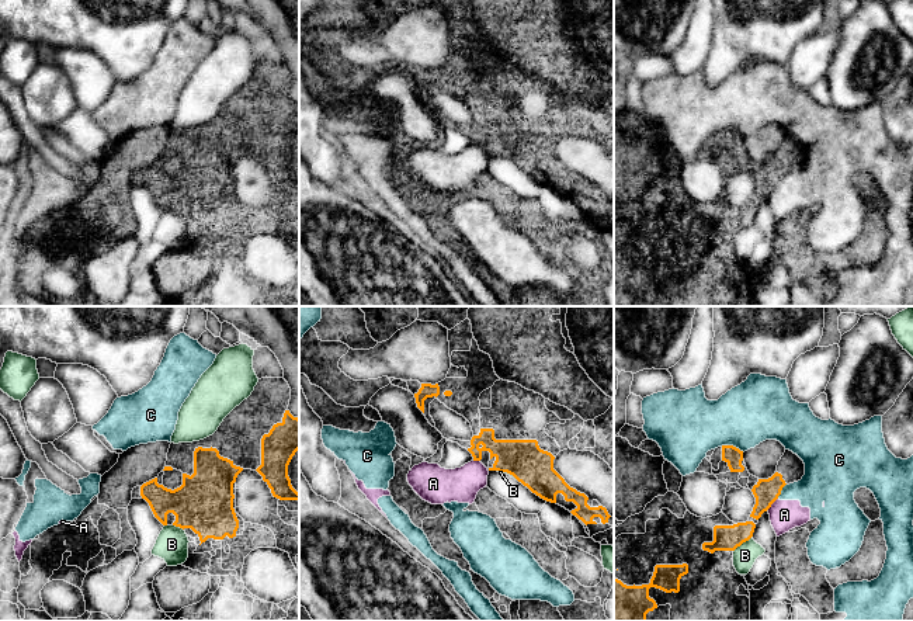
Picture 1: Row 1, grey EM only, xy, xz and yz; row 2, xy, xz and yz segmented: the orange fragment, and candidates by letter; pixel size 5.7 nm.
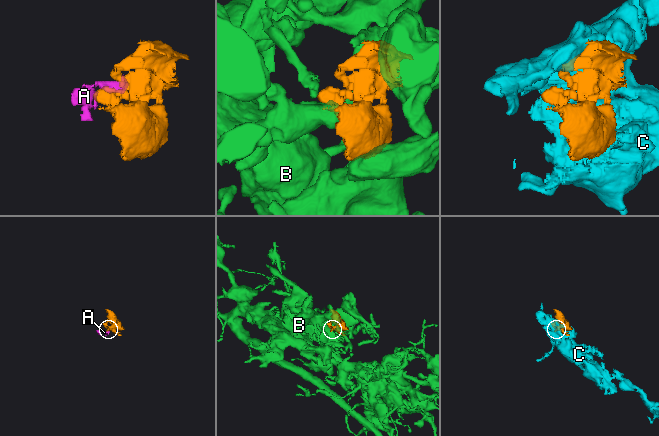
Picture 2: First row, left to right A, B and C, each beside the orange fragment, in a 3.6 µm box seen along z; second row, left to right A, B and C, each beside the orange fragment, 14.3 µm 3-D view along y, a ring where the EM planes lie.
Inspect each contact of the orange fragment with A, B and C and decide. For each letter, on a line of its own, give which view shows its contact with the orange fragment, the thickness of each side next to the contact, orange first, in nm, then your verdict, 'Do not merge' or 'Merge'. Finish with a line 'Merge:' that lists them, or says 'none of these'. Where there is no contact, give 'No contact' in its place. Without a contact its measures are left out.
A: Touches orange in yz. Thickness 140 nm (orange) against 180 nm. Do not merge
B: Touches orange in yz. Thickness 140 nm (orange) against 130 nm. Do not merge
C: Touches orange in yz. Thickness 100 nm (orange) against 360 nm. Do not merge
Merge: none of these

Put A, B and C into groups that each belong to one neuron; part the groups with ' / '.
A C / B

